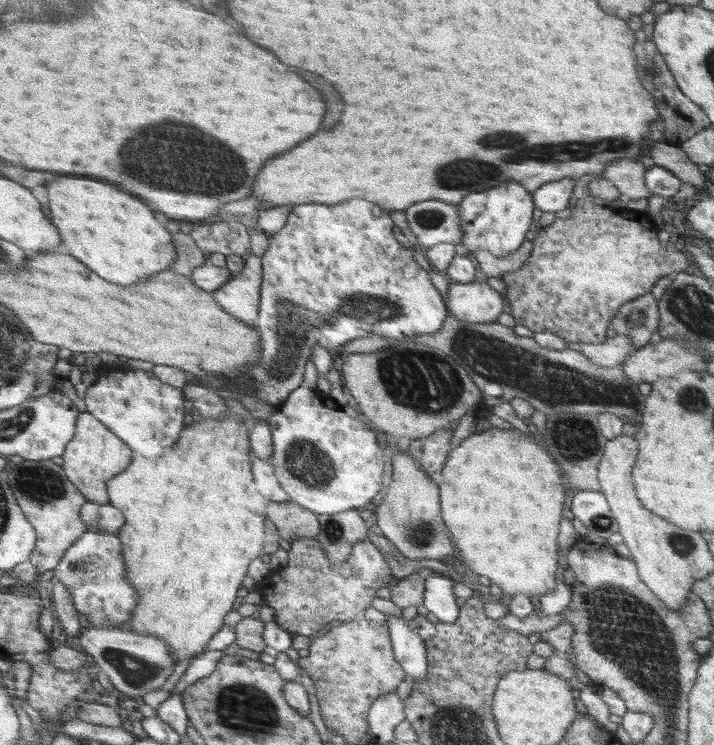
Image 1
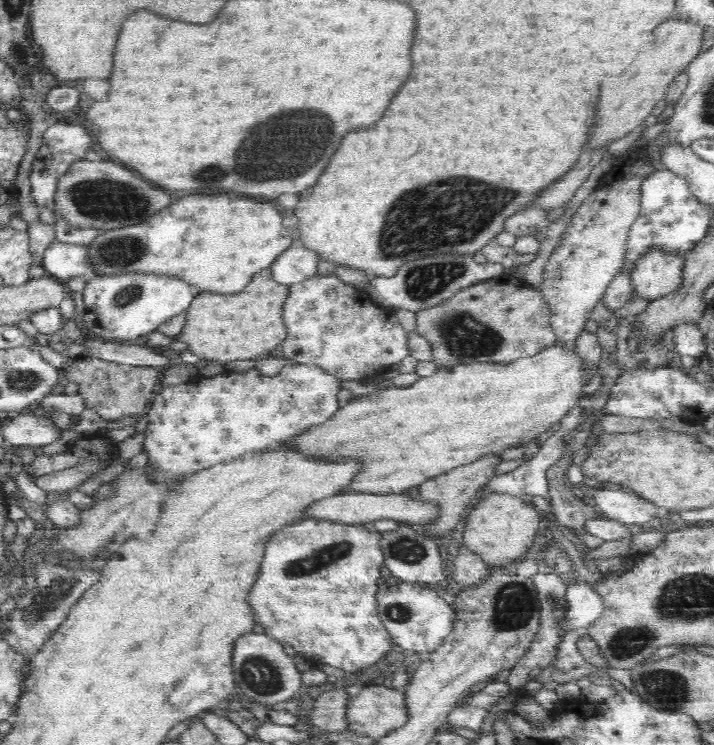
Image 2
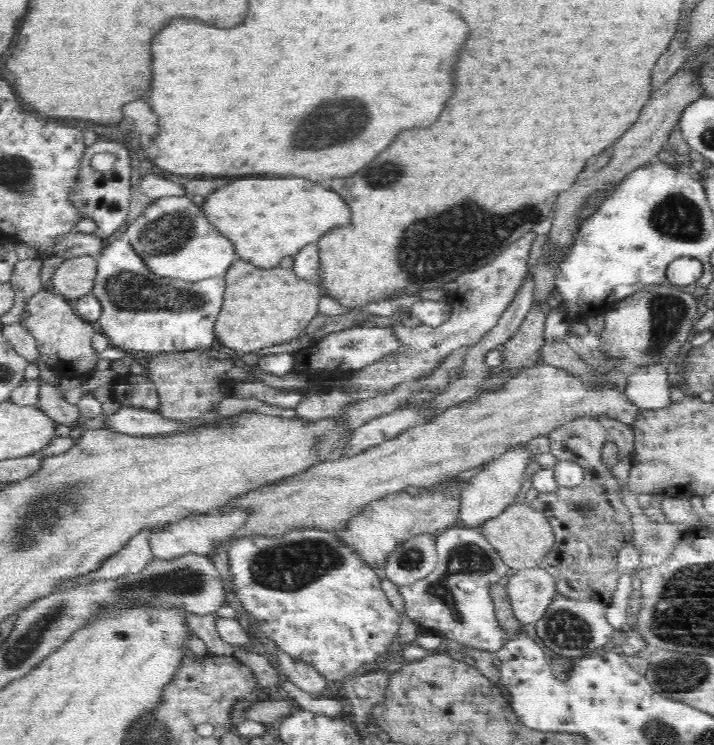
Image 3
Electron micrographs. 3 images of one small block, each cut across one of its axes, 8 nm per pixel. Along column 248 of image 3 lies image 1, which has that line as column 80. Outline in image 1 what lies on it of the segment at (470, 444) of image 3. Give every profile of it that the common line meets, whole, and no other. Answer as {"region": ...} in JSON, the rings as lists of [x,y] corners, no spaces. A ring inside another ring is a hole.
{"region":[[[32,460],[14,466],[10,470],[10,484],[14,486],[18,502],[30,522],[37,527],[39,541],[31,561],[42,573],[56,569],[74,543],[90,529],[89,524],[82,518],[82,511],[89,499],[72,482],[63,465],[54,464],[52,460],[38,461],[38,468]]]}

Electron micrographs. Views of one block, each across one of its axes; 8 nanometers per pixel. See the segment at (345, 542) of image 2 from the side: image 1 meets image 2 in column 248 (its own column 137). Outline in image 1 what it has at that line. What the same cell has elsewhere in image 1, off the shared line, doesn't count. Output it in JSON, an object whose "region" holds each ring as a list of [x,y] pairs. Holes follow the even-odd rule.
{"region":[[[89,529],[74,543],[54,572],[56,580],[65,584],[73,595],[75,608],[85,625],[97,626],[98,629],[116,629],[133,619],[140,594],[128,578],[124,543],[119,533]]]}

